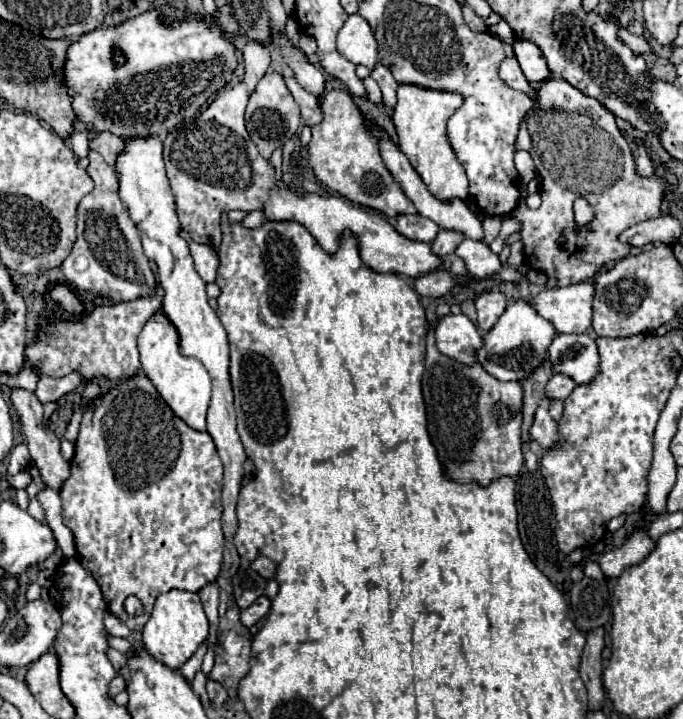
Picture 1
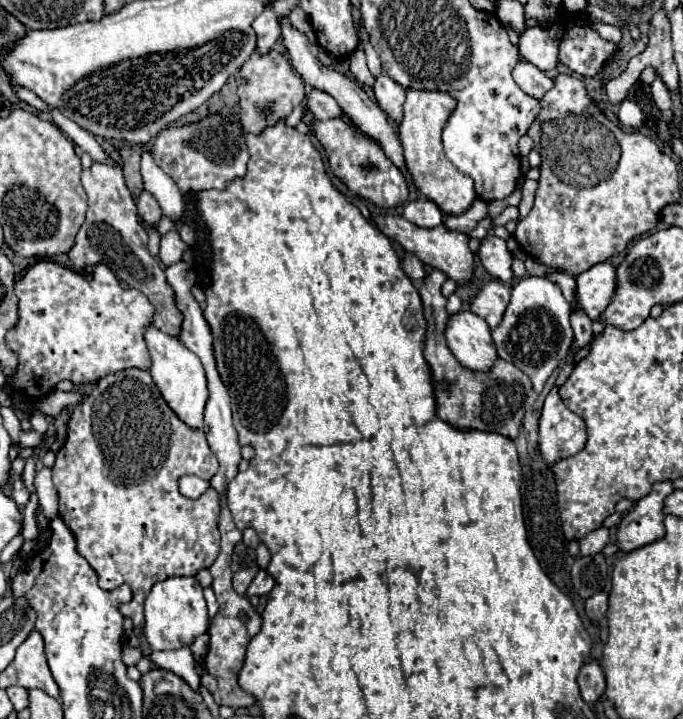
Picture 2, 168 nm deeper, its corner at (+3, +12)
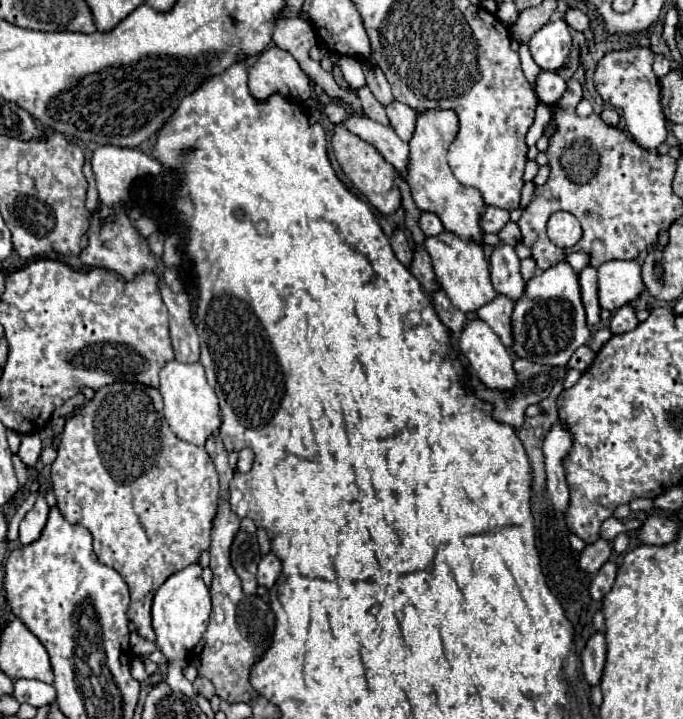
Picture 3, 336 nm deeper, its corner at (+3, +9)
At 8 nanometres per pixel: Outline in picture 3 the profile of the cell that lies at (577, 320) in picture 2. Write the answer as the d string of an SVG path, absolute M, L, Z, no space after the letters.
M588 265L580 273L580 289L584 299L584 309L588 317L588 325L596 325L600 321L600 303L598 303L598 269Z

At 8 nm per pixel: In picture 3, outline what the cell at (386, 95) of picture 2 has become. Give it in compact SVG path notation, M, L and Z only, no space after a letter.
M398 101L390 103L386 107L386 113L390 117L390 123L392 123L392 129L396 131L396 135L408 143L416 129L416 113L408 105L398 103Z

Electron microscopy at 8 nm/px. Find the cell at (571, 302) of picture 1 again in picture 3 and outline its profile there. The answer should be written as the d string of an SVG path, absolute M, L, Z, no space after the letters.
M608 261L598 267L598 273L602 309L620 309L638 299L646 289L638 261Z

